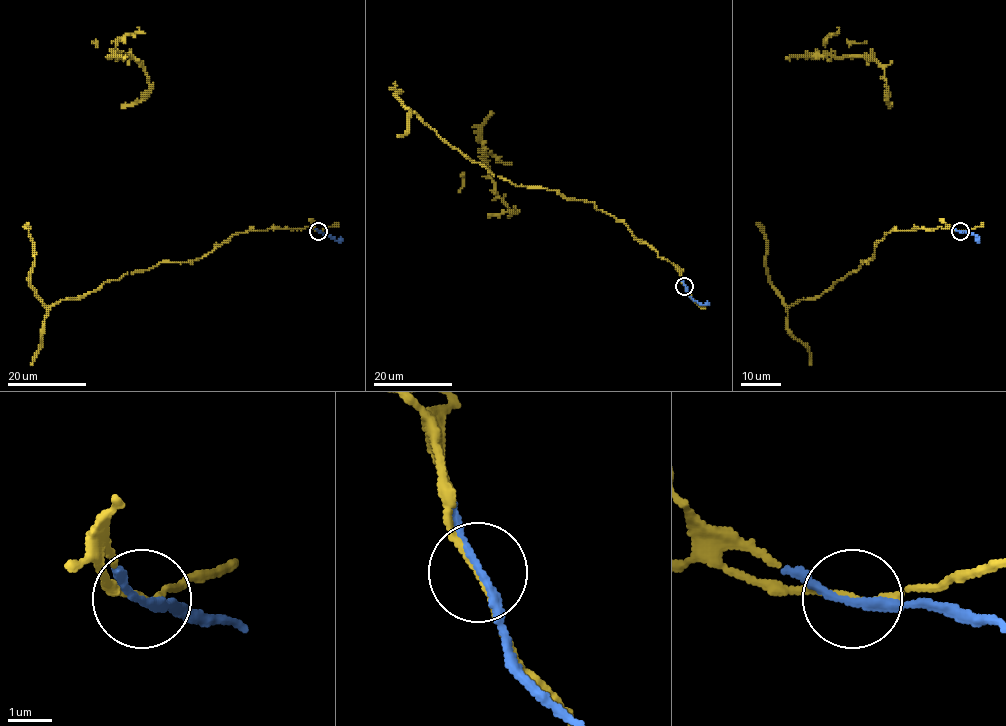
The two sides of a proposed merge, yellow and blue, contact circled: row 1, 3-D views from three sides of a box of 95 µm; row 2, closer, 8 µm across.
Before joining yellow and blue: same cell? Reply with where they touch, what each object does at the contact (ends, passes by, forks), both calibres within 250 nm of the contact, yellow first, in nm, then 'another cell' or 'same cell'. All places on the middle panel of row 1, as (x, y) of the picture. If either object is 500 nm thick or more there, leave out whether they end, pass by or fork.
(684, 286) | yellow passes by | blue passes by | 120/170 nm | same cell

